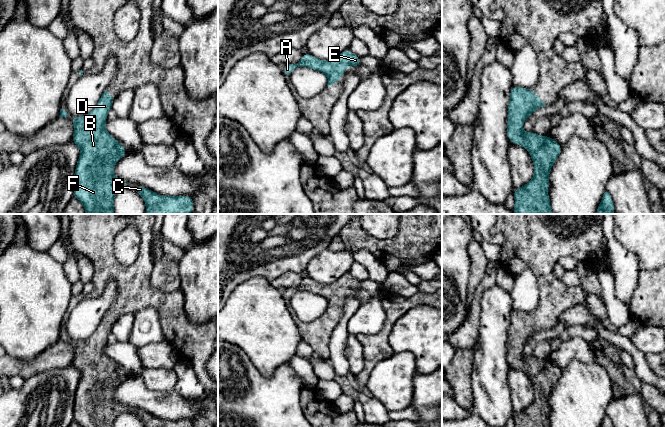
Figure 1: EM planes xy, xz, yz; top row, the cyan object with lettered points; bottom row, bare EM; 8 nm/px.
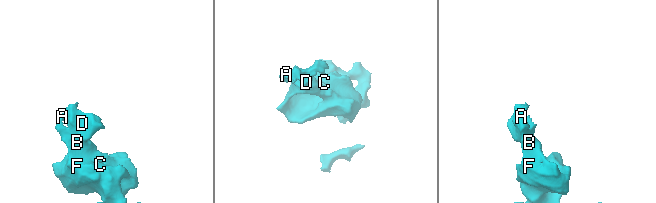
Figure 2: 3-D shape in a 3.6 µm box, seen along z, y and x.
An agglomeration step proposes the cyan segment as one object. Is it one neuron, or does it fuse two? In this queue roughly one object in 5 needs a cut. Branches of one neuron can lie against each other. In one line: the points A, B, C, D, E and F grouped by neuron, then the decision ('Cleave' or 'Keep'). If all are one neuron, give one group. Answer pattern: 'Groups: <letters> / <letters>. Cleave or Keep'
Groups: A B C D E F. Keep

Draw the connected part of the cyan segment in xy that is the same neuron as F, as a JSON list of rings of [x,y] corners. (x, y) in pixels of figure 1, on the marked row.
[[[105,90],[89,114],[82,117],[70,117],[74,124],[74,135],[70,141],[80,147],[80,156],[74,171],[73,197],[83,204],[86,214],[115,214],[114,197],[117,192],[111,186],[126,183],[114,175],[113,168],[127,151],[105,129],[107,114],[112,108],[115,97]]]

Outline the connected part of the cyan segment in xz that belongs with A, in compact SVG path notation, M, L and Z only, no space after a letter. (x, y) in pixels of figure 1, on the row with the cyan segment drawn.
M349 48L329 61L317 59L307 52L302 55L297 64L286 64L282 72L285 78L290 78L291 72L296 67L308 67L326 74L327 86L330 87L333 83L341 82L340 75L345 73L346 67L349 65L353 65L355 68L362 65L360 57L354 55Z

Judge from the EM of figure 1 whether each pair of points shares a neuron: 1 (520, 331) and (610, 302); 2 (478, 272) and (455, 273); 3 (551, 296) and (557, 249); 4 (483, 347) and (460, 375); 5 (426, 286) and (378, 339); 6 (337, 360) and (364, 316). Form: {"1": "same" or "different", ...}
{"1": "different", "2": "different", "3": "same", "4": "different", "5": "different", "6": "different"}

